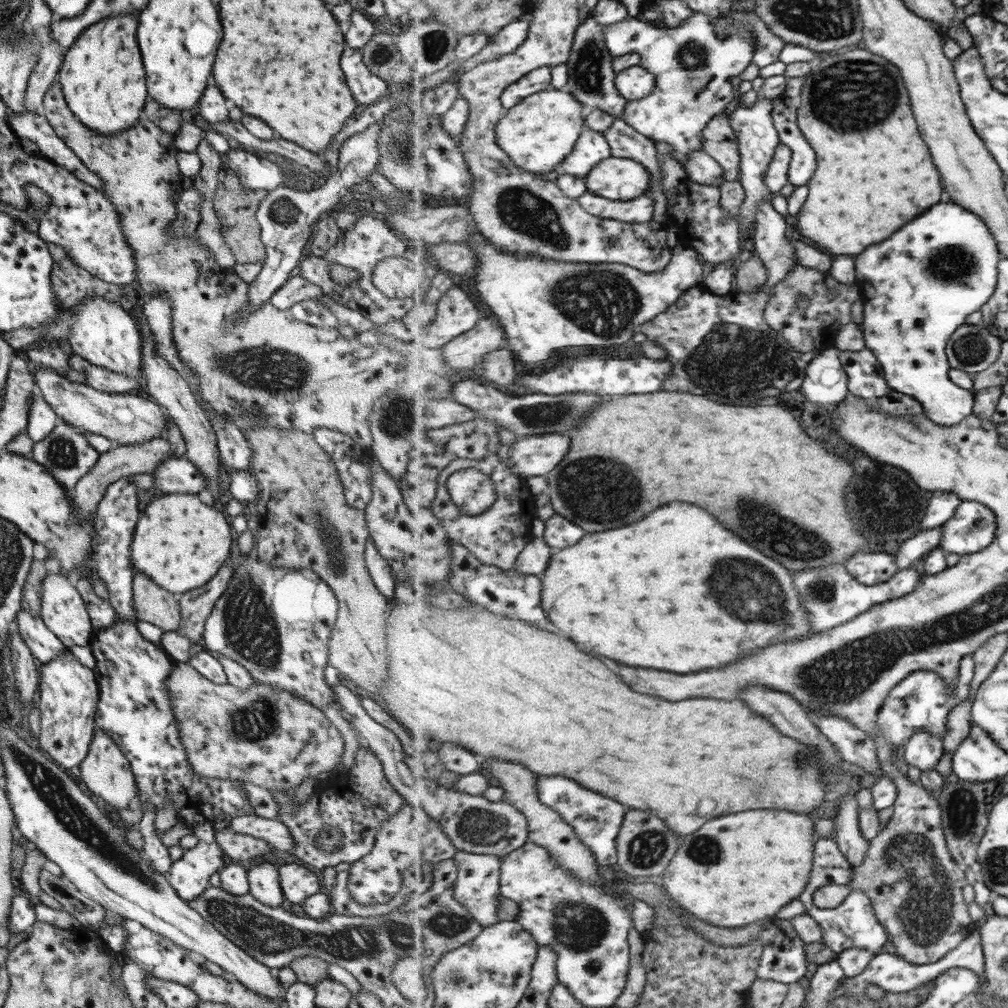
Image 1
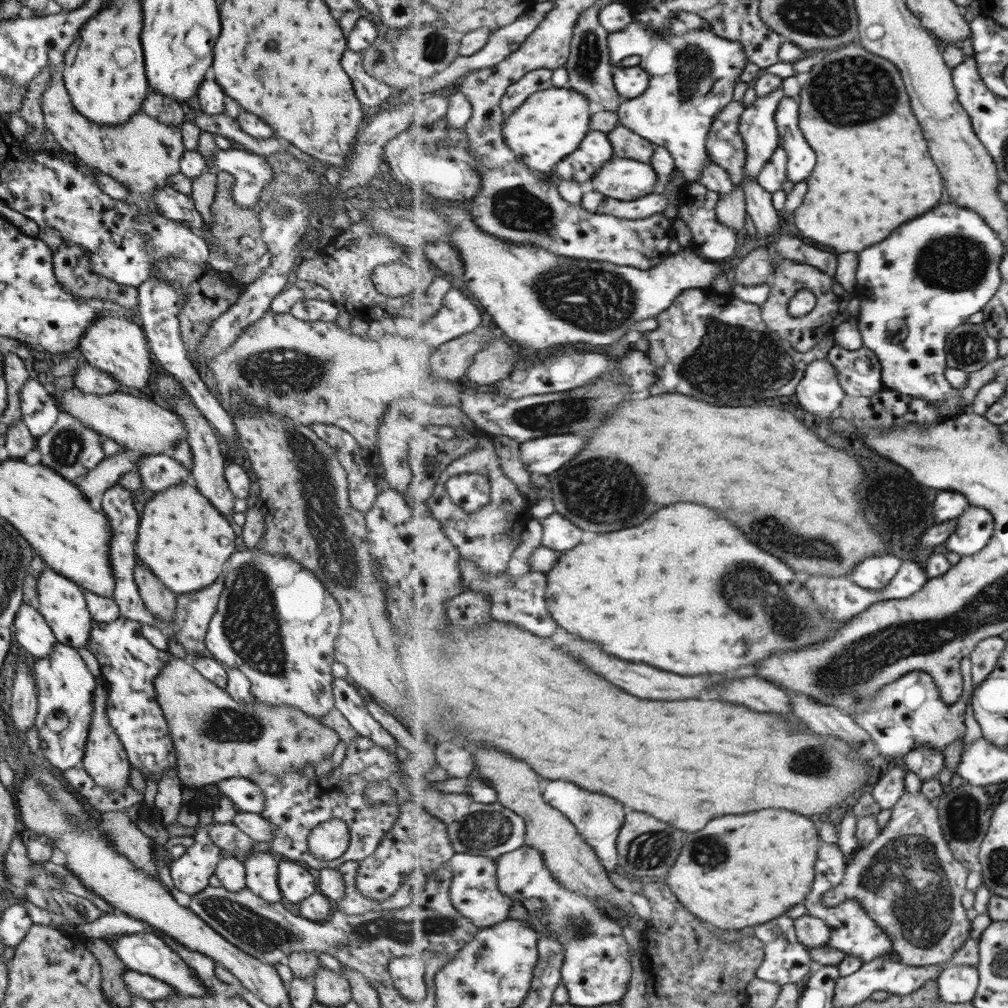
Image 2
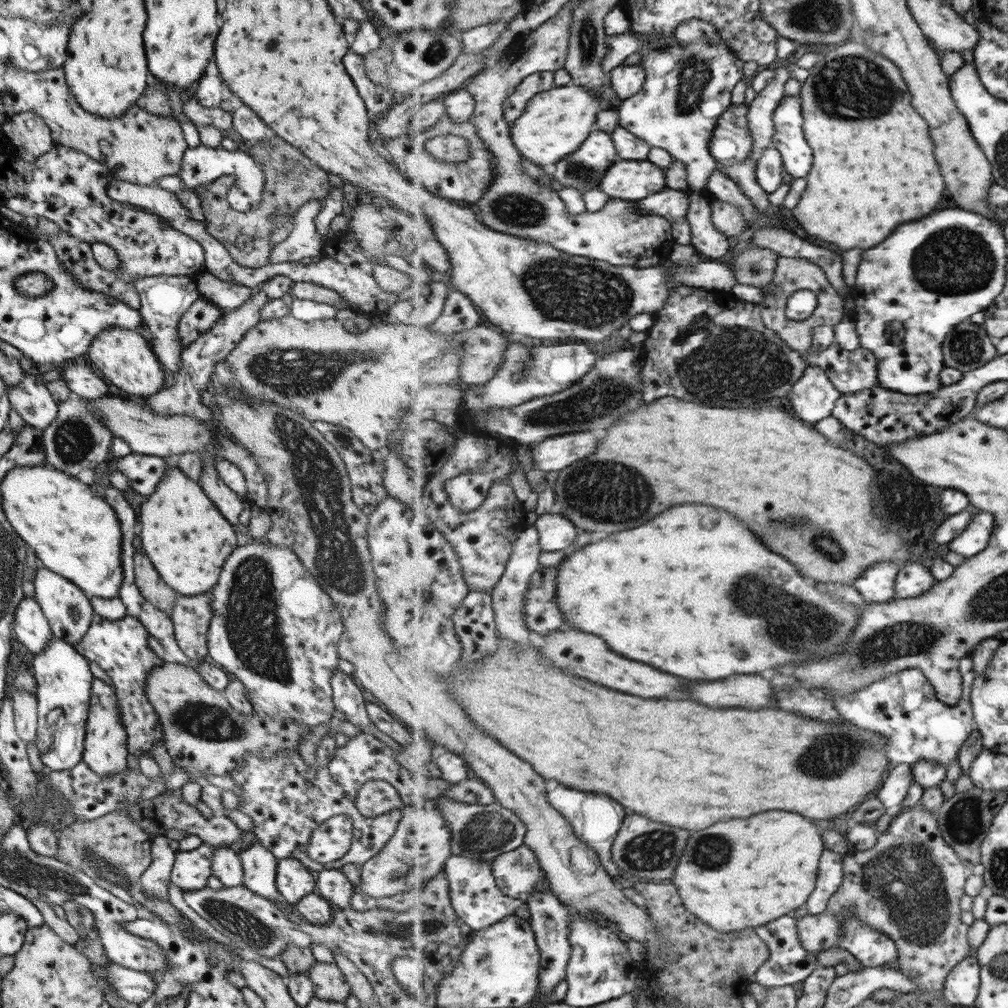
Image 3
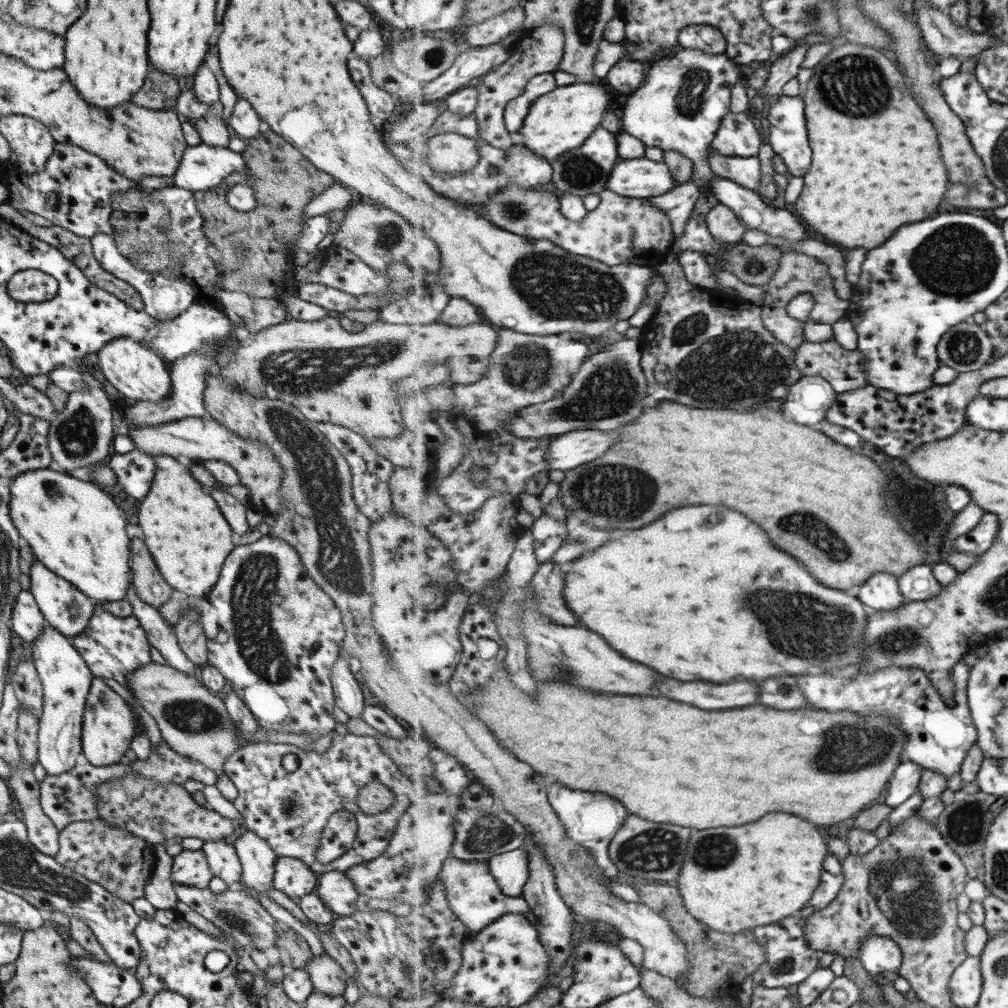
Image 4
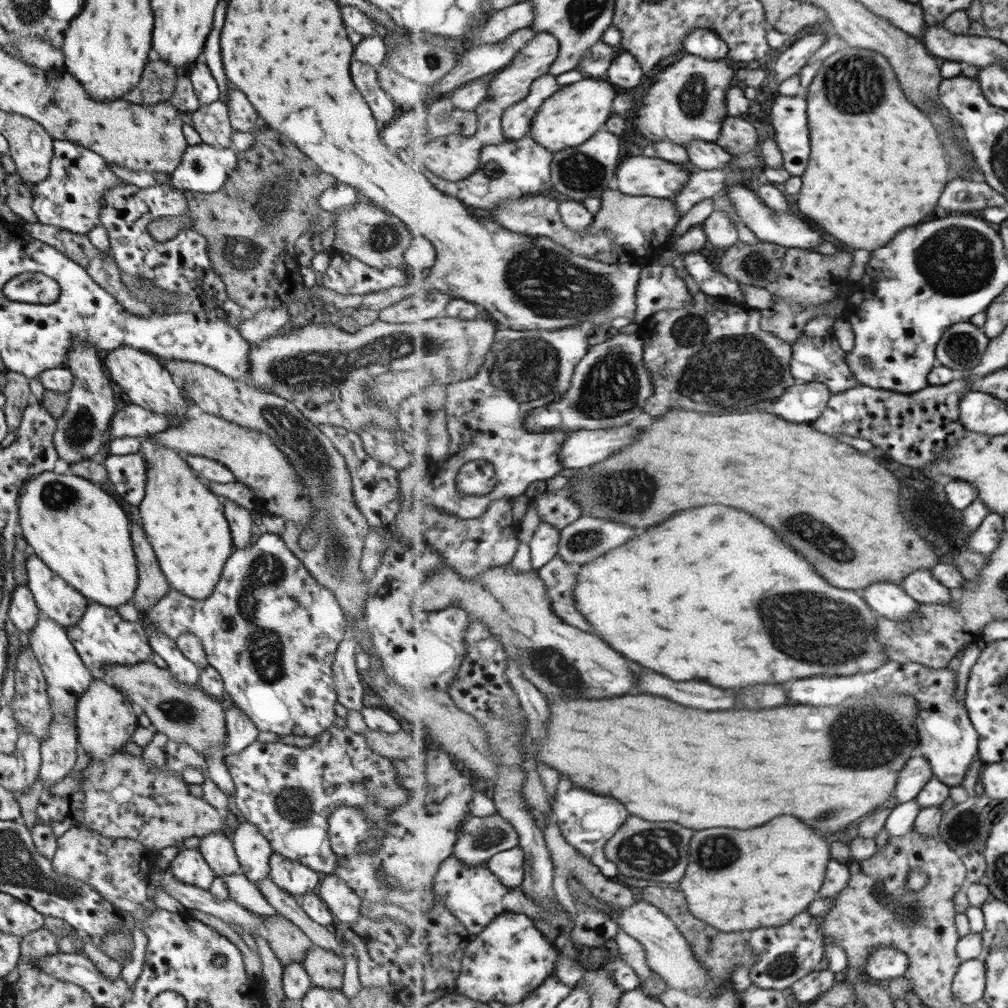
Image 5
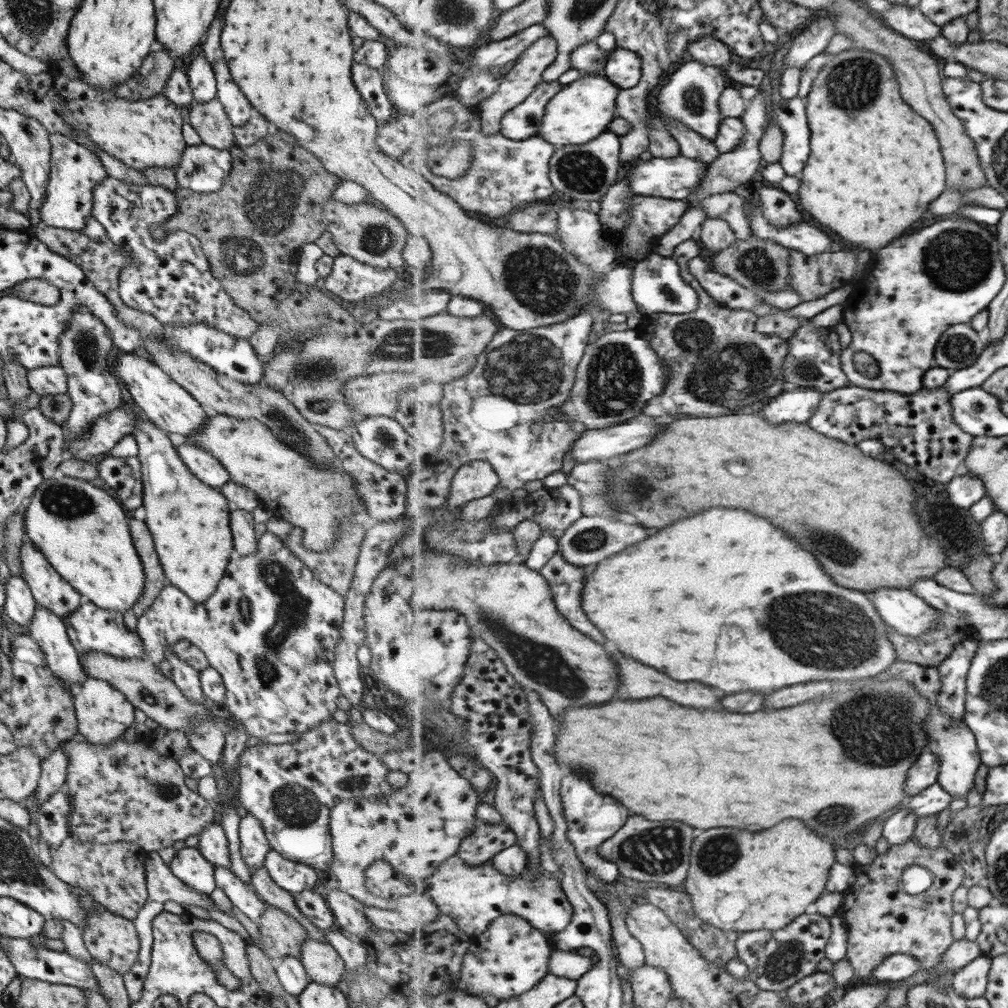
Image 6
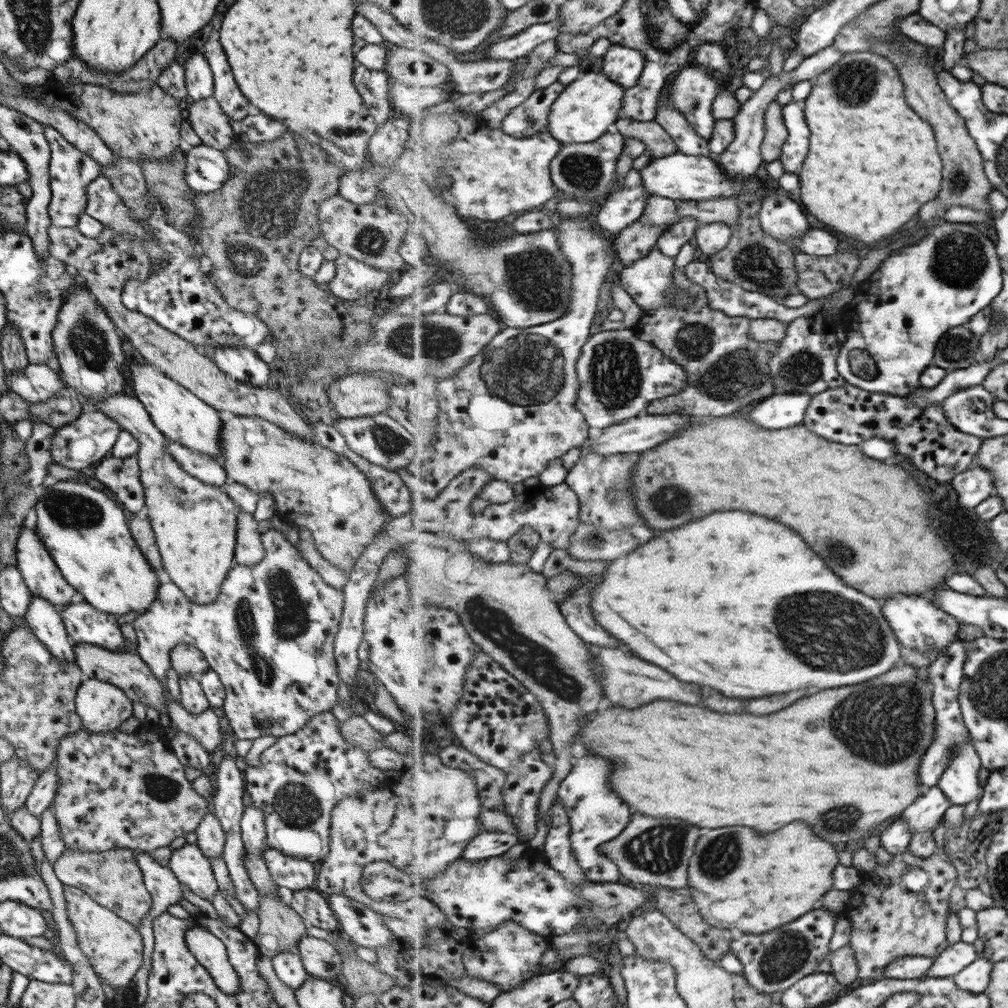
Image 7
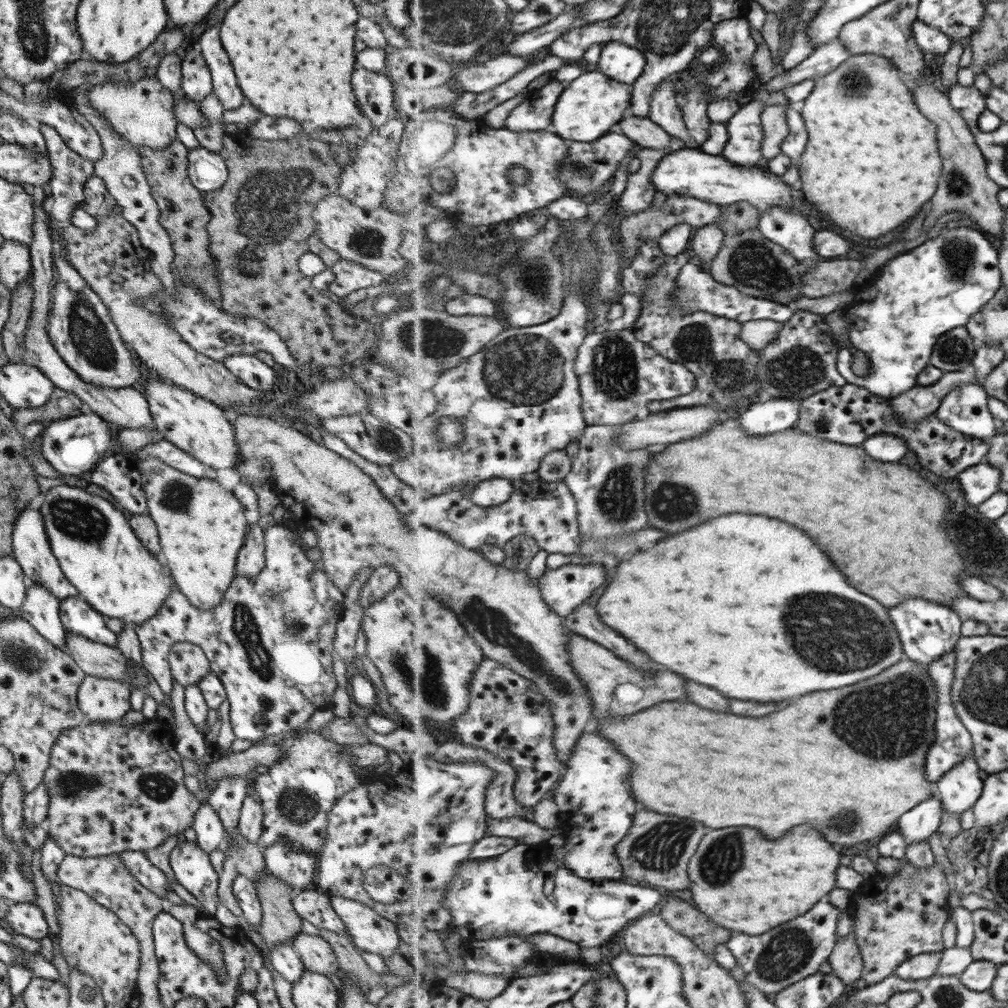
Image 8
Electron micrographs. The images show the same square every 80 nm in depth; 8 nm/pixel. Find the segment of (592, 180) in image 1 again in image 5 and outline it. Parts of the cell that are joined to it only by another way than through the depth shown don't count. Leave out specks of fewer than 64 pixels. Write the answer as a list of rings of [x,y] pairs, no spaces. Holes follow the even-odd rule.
[[[636,153],[624,157],[617,172],[617,190],[638,197],[673,198],[681,193],[681,189],[691,181],[698,170],[691,161],[688,165],[680,165],[660,156],[647,158],[644,154]]]

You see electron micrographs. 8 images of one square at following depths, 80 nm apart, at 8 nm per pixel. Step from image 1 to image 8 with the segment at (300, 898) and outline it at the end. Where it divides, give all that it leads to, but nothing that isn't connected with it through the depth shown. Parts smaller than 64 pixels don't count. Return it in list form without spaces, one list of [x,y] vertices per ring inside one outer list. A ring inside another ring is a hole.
[[[285,841],[266,846],[263,851],[264,868],[291,888],[312,887],[315,881],[316,857],[301,849],[286,845]]]

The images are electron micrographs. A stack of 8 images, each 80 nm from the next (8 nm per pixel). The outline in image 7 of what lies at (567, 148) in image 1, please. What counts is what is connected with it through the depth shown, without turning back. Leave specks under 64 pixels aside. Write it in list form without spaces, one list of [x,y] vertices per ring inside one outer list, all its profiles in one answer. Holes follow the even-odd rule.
[[[589,70],[582,78],[567,85],[559,99],[555,100],[547,130],[563,145],[597,141],[620,120],[626,93],[627,89],[604,73],[597,74]]]

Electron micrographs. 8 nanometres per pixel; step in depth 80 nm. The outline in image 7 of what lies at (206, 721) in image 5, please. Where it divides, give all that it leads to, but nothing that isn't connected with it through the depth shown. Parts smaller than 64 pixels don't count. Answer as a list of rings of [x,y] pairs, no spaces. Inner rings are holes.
[[[73,643],[72,649],[75,654],[74,664],[82,674],[82,681],[86,678],[94,678],[108,682],[120,688],[130,701],[138,700],[145,708],[151,706],[157,712],[163,711],[167,715],[165,705],[163,705],[163,696],[165,696],[165,691],[168,692],[166,686],[163,686],[161,681],[153,676],[153,673],[147,669],[147,665],[136,654],[130,654],[123,649],[107,650],[85,643]]]

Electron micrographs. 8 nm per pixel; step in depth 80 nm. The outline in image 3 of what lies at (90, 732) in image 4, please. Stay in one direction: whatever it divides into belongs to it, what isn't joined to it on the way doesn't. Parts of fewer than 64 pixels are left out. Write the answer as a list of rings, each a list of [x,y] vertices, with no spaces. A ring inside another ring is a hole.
[[[94,678],[90,686],[90,699],[87,718],[84,726],[83,761],[95,774],[110,777],[115,773],[122,773],[127,756],[127,741],[125,727],[122,725],[120,708],[117,697],[111,685]]]

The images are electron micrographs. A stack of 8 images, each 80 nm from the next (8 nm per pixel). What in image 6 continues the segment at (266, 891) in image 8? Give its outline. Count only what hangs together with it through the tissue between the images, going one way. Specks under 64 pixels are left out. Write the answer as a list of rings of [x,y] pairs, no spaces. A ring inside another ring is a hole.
[[[269,904],[258,917],[262,939],[258,948],[263,954],[273,962],[284,956],[299,958],[301,943],[309,938],[306,930],[286,912]]]

